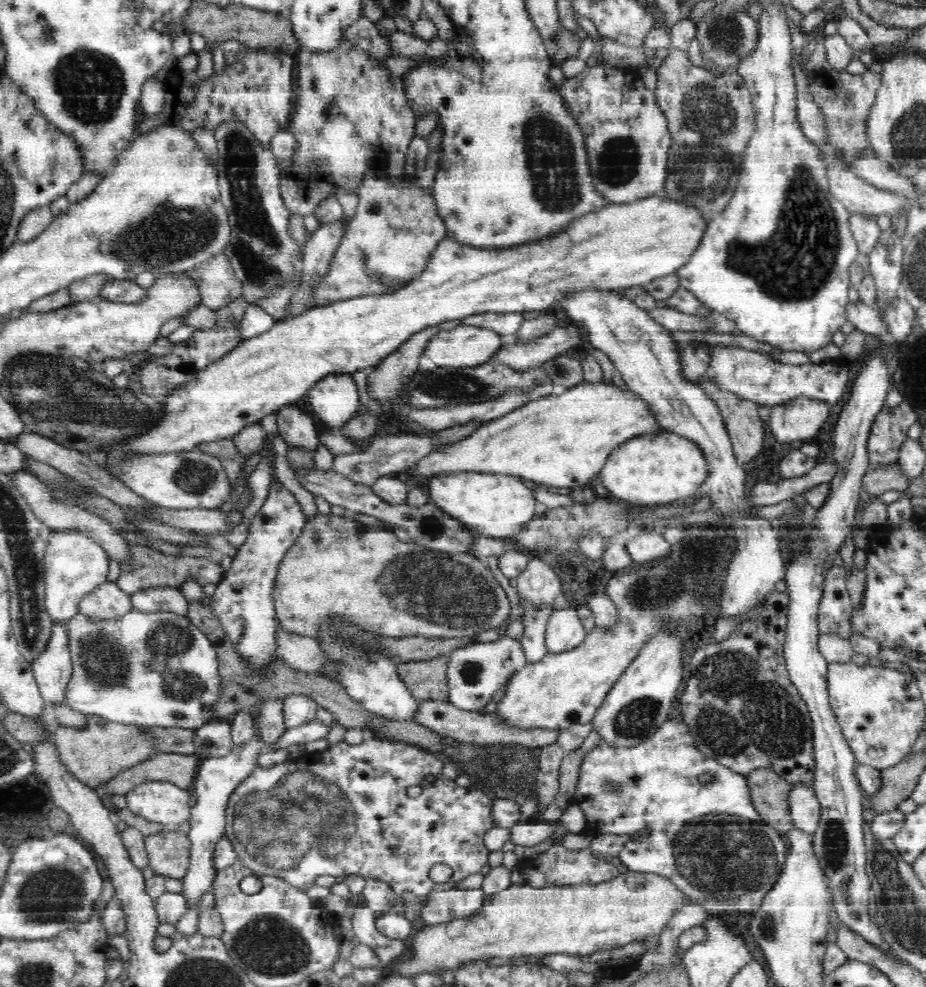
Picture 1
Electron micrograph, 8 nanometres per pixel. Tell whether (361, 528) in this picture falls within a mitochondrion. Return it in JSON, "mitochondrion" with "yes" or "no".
{"mitochondrion":"no"}

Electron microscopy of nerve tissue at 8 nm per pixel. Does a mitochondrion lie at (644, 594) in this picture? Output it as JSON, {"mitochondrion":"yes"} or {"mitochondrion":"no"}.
{"mitochondrion":"yes"}

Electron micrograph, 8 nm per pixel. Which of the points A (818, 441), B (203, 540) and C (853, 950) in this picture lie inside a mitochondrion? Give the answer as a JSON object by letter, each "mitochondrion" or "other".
{"A":"other","B":"other","C":"other"}

